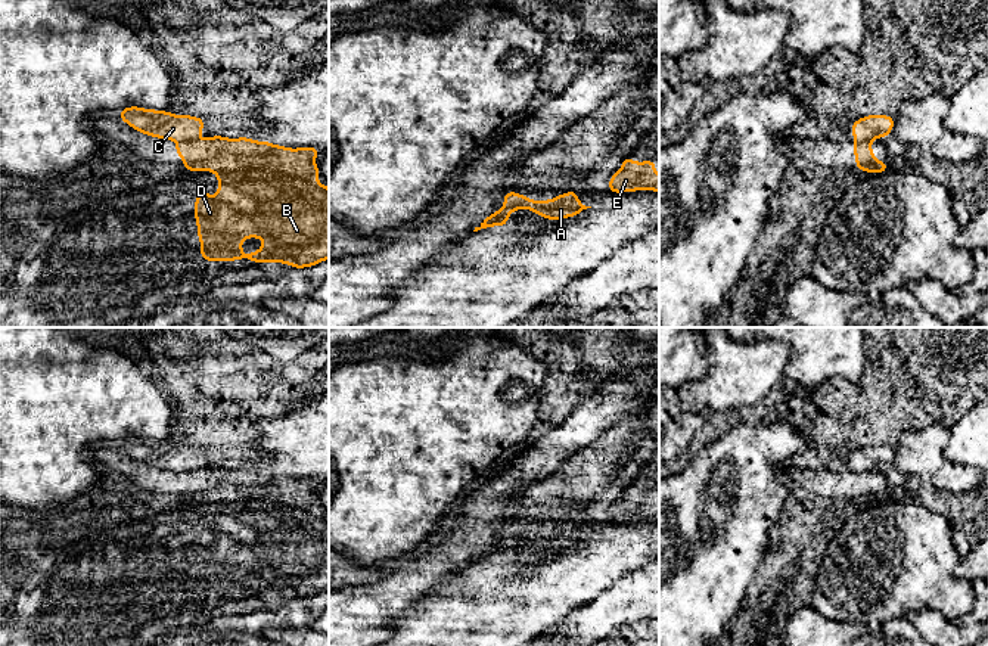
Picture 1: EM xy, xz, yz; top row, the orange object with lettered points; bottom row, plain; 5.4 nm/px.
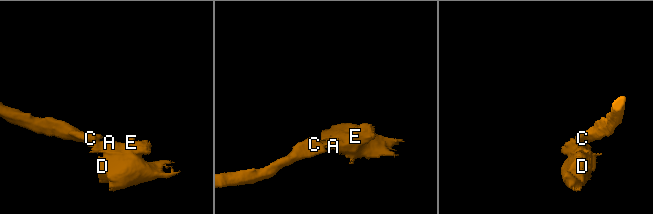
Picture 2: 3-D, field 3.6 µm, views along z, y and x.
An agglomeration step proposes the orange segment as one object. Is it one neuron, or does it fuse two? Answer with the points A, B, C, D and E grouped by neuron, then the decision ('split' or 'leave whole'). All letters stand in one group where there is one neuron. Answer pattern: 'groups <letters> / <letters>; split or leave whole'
groups A B D E / C; split

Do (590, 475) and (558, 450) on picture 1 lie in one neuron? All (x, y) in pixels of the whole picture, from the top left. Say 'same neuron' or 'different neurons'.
different neurons

